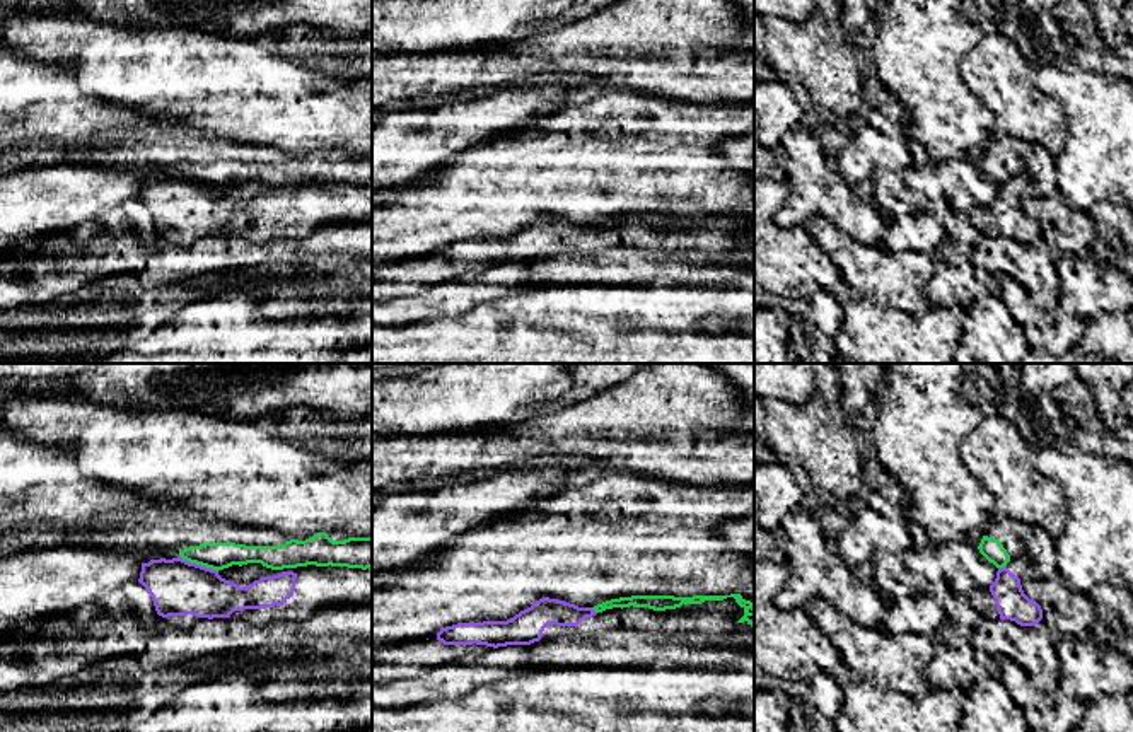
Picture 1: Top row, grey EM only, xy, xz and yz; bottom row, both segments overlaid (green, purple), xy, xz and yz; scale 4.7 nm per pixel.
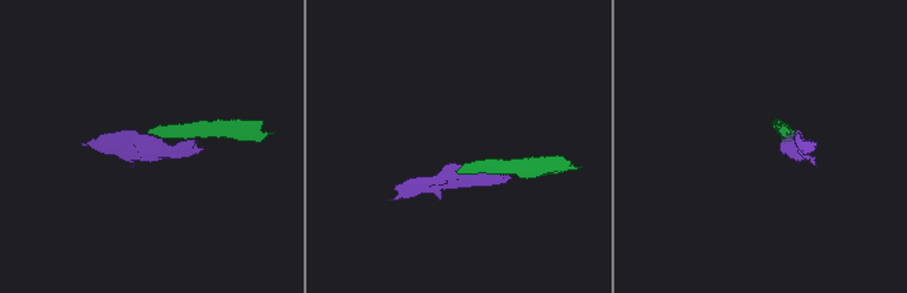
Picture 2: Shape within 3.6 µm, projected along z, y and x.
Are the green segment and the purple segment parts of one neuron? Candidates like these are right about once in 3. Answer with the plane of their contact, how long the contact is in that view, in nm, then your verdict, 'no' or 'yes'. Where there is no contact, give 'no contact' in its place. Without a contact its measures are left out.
xy | 200 nm | no

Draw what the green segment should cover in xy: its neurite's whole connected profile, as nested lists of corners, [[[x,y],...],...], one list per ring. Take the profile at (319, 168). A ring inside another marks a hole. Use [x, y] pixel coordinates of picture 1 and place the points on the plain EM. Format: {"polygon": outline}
{"polygon": [[[184,125],[137,130],[123,143],[84,150],[55,143],[0,150],[0,174],[61,164],[177,171],[217,189],[247,181],[271,188],[307,183],[372,188],[372,155],[345,150],[287,154],[273,145],[222,140]]]}

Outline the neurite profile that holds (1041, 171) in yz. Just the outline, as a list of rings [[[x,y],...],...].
[[[1039,143],[1031,145],[1027,157],[1029,195],[1046,198],[1058,195],[1055,157]]]

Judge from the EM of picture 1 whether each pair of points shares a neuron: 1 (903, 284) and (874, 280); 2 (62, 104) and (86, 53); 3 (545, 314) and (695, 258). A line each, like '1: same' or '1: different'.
1: same
2: different
3: different

